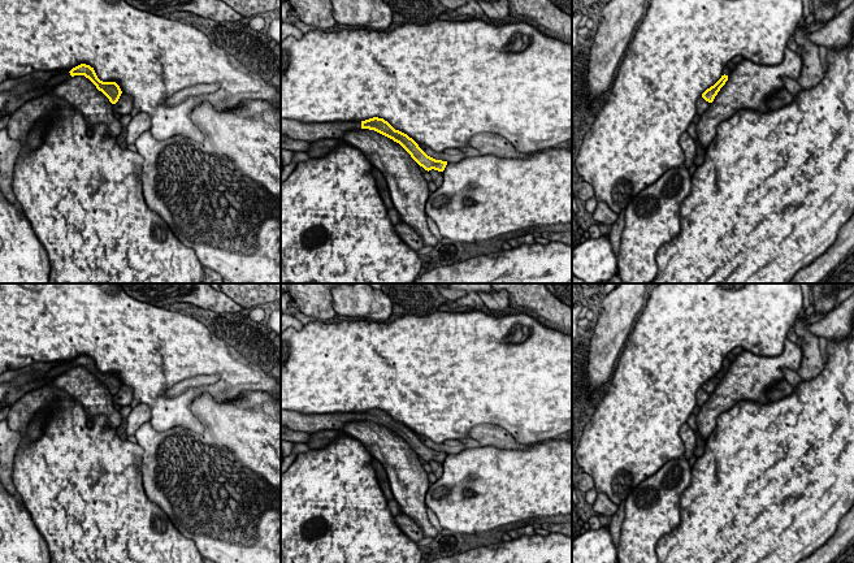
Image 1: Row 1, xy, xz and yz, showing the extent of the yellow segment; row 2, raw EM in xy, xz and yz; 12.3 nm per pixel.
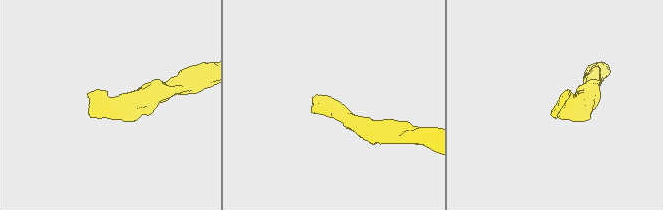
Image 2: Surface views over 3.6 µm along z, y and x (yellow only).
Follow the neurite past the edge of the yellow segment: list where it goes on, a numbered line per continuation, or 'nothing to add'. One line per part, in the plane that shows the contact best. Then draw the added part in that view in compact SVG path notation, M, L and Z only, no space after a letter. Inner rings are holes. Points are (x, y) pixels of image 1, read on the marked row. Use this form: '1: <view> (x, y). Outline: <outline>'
1: xz (291, 129). Outline: M281 118L281 137L296 140L315 142L318 139L343 139L343 135L351 130L361 130L361 121L304 124Z

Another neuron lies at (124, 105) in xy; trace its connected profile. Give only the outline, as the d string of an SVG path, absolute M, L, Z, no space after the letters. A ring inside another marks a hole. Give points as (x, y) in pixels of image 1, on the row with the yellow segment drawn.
M122 92L118 101L113 104L112 108L114 113L121 116L130 114L134 108L133 98Z

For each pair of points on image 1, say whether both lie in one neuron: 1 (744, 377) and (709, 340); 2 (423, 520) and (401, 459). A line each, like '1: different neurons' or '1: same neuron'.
1: different neurons
2: same neuron

